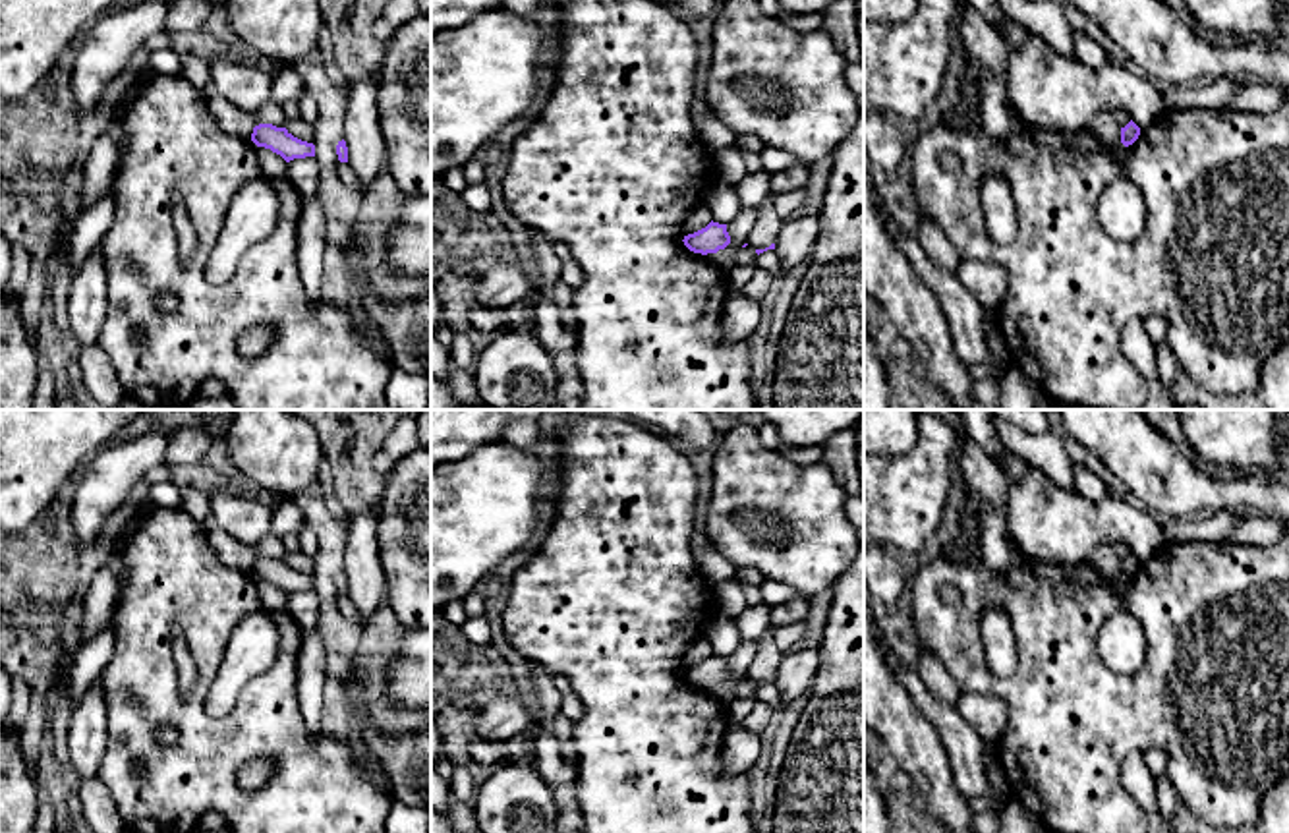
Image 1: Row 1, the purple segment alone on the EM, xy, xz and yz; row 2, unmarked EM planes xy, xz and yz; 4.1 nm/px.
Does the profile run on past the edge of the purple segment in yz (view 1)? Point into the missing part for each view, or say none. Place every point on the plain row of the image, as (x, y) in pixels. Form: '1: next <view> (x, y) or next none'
1: next none

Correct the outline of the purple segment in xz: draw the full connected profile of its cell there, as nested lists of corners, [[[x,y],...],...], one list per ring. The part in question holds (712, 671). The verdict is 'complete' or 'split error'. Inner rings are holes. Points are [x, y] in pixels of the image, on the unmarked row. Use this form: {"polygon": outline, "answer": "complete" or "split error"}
{"polygon": [[[709,655],[705,661],[684,669],[684,678],[694,686],[717,686],[730,676],[730,669],[727,665],[727,657]]], "answer": "complete"}

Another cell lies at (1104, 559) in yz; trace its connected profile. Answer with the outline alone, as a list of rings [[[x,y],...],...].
[[[1113,541],[1096,545],[1088,557],[1088,562],[1107,580],[1117,580],[1121,576],[1121,560],[1117,559]]]

